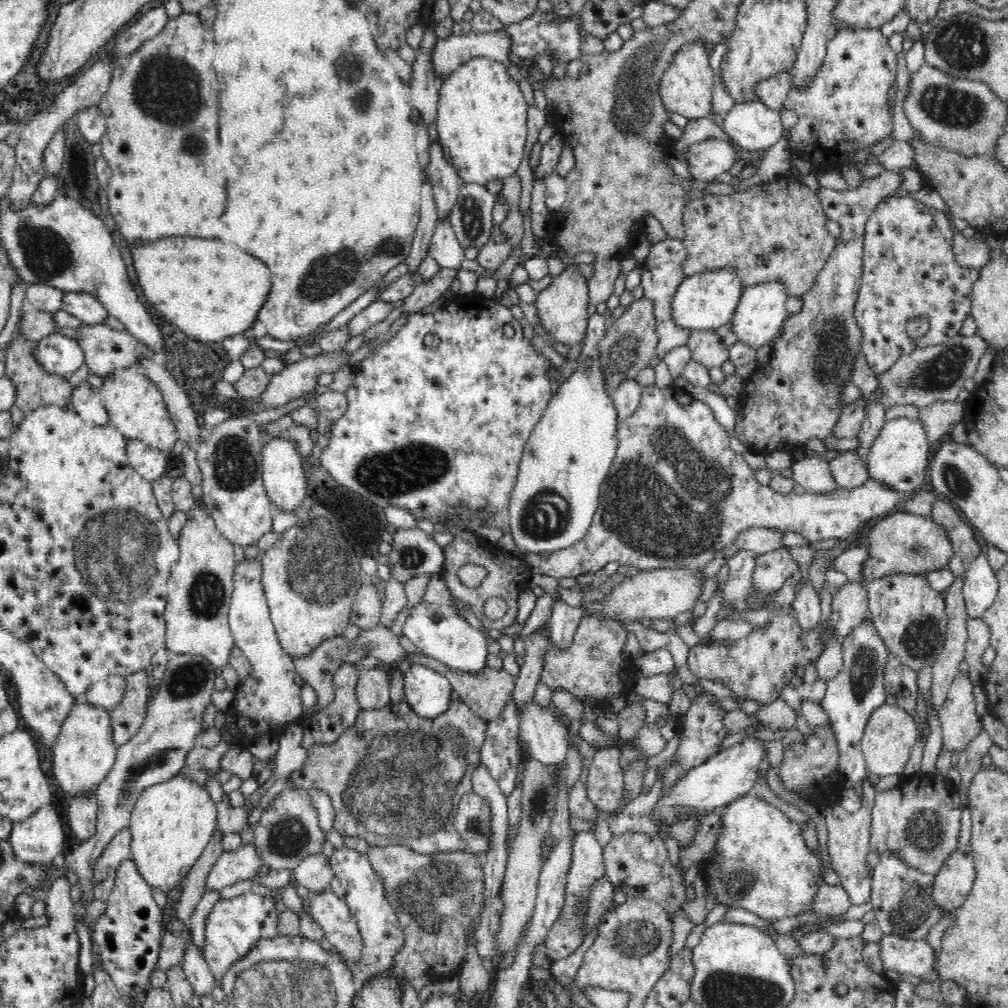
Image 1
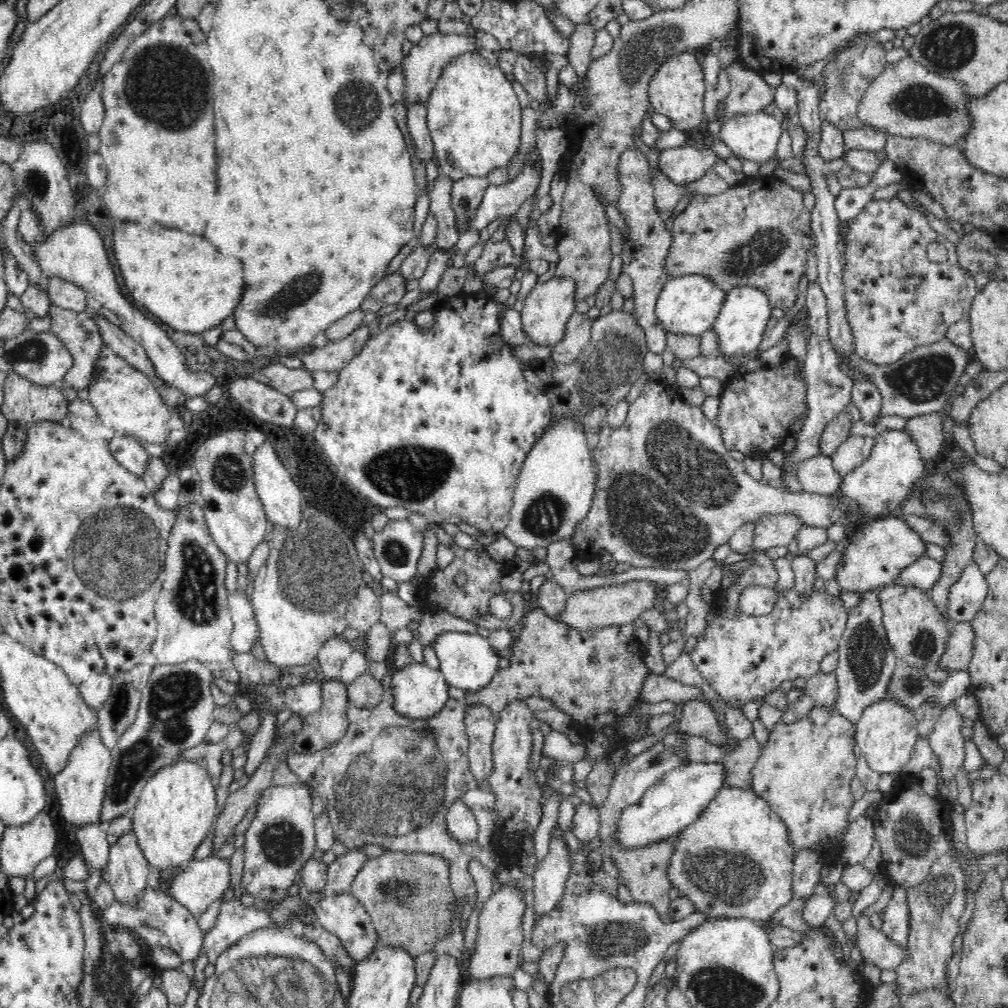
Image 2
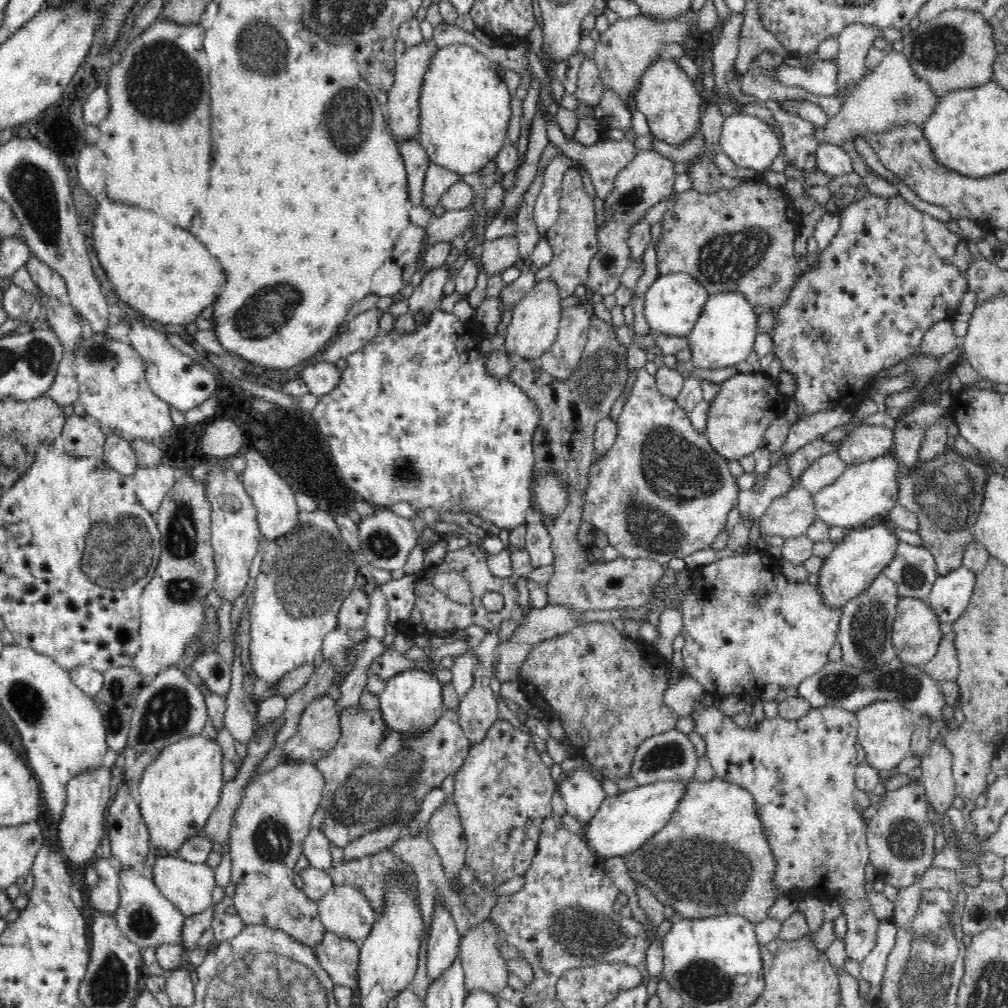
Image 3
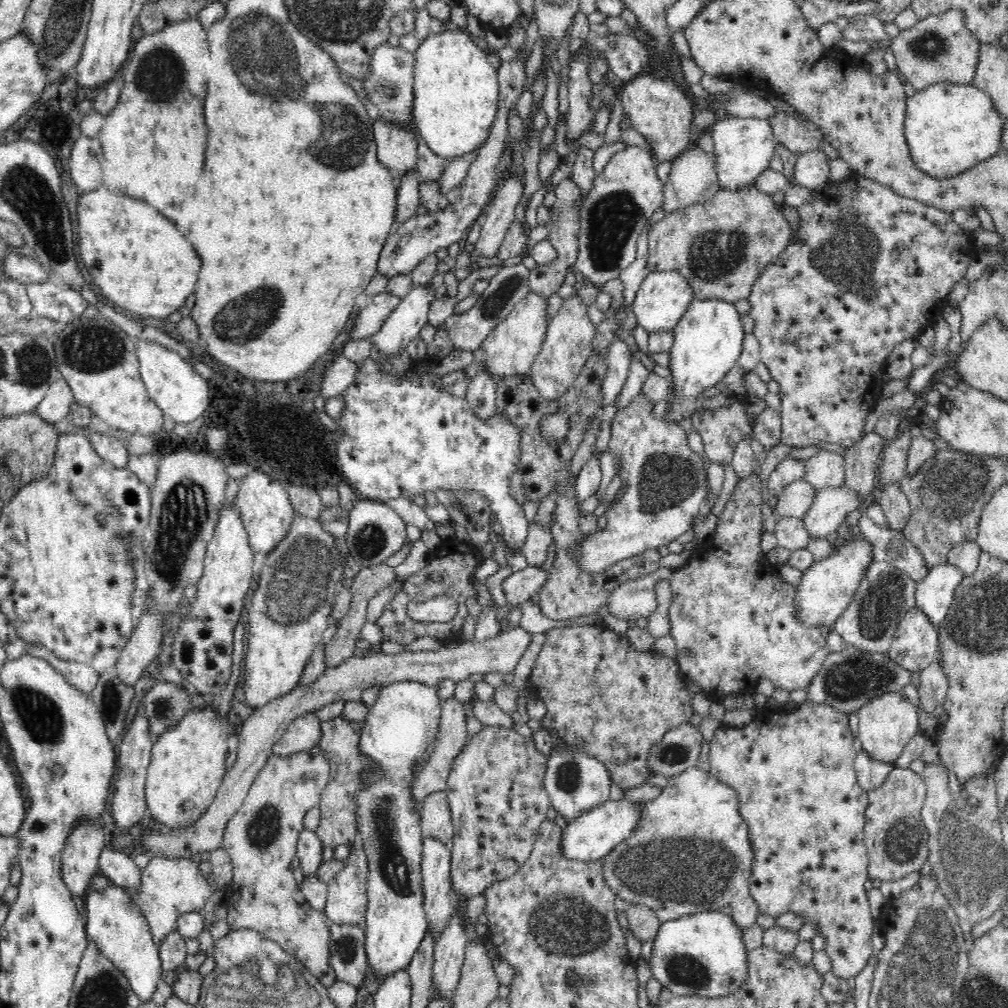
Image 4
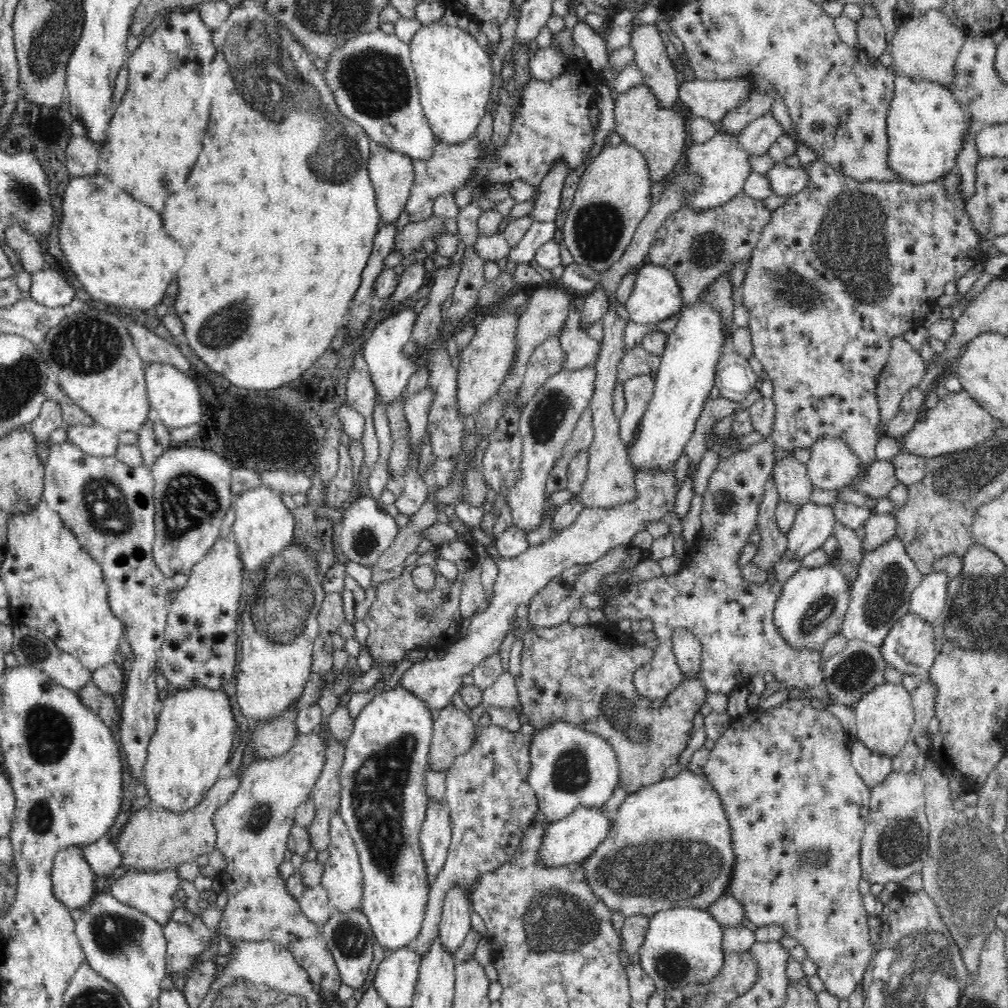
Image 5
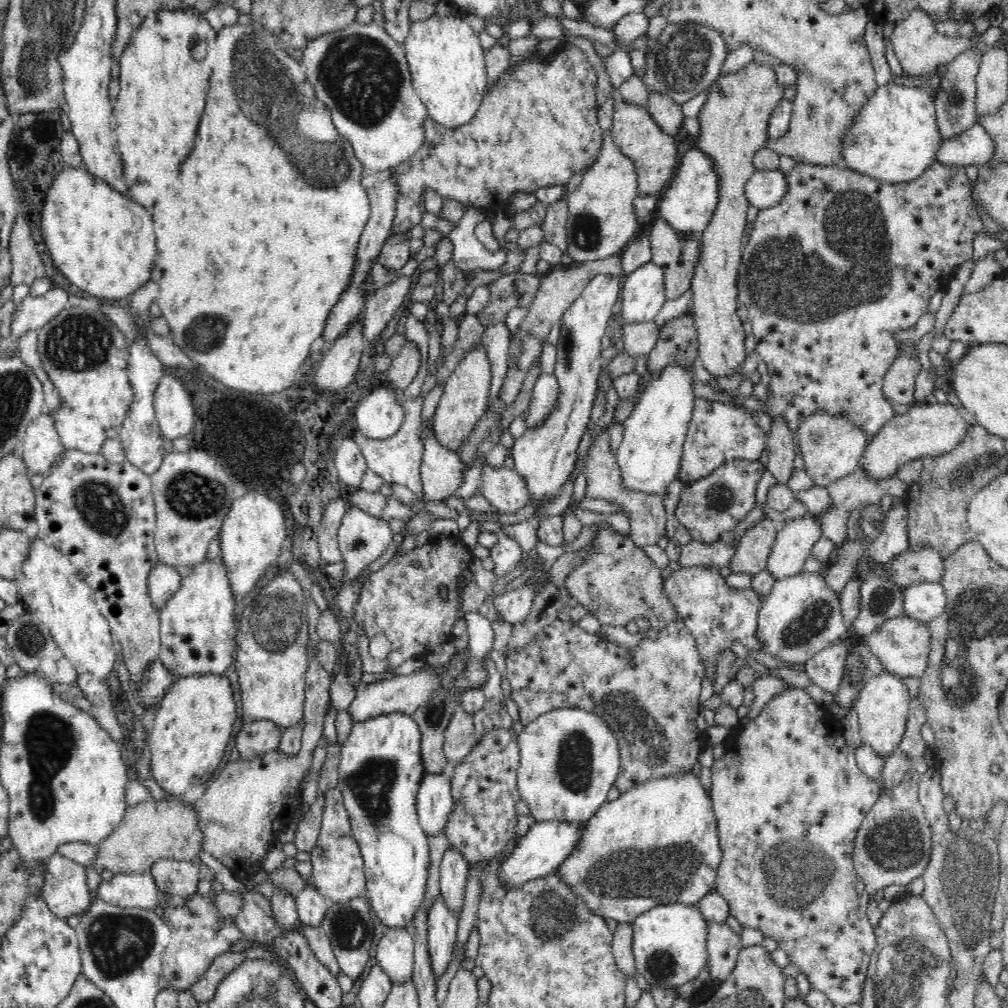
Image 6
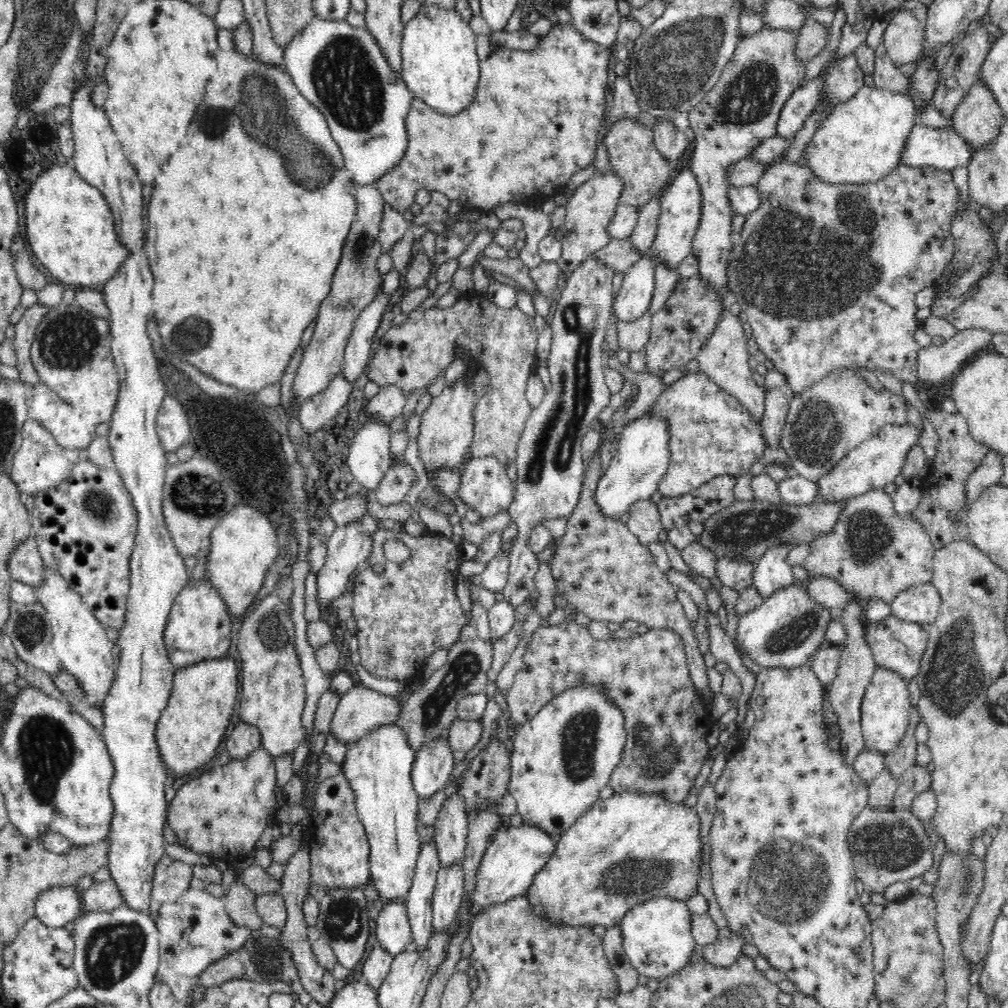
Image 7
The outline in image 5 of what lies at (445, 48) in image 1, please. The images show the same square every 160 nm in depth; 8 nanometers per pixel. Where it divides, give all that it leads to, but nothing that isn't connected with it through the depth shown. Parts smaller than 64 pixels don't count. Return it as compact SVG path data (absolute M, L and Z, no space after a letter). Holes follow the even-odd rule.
M379 147L369 158L368 175L374 185L376 207L380 211L378 226L396 221L411 195L414 182L413 158L402 152Z

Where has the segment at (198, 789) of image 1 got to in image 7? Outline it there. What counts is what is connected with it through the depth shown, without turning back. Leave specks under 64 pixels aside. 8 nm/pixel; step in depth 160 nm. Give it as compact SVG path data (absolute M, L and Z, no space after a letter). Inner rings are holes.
M227 656L202 660L175 671L172 692L158 719L155 735L164 764L169 772L176 773L176 778L209 764L216 756L234 714L238 675L236 661Z

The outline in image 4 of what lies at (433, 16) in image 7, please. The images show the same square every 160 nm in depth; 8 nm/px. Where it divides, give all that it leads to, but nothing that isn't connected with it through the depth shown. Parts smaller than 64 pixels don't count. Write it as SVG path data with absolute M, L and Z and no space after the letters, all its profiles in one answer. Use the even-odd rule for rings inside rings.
M460 30L420 39L414 64L414 116L420 138L442 158L460 158L482 147L498 110L497 70Z

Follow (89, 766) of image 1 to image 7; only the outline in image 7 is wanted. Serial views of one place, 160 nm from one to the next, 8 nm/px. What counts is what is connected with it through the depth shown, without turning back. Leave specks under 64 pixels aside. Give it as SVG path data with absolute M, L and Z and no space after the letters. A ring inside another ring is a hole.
M76 885L45 890L36 899L34 916L47 927L60 929L82 913Z

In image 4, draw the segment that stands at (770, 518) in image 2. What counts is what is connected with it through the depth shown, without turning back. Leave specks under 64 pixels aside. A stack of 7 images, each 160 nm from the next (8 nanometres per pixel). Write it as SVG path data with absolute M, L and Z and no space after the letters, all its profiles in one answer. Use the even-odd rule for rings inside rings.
M805 479L786 486L776 504L778 520L792 517L803 521L815 496L816 490Z

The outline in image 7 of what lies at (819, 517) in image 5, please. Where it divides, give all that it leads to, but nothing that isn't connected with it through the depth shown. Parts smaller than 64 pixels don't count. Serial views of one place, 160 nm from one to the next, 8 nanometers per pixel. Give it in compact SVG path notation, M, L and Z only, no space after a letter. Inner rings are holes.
M778 544L758 559L751 577L751 586L754 586L754 590L758 591L762 598L769 597L781 588L796 583L792 575L792 566L787 560L793 547L793 544Z

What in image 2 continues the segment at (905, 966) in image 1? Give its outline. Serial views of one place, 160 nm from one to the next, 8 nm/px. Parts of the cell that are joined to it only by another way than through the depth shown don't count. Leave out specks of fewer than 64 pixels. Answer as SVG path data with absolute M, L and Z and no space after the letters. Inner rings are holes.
M858 917L855 936L864 963L884 970L894 970L907 956L907 948L894 944L892 939L870 925L870 919Z

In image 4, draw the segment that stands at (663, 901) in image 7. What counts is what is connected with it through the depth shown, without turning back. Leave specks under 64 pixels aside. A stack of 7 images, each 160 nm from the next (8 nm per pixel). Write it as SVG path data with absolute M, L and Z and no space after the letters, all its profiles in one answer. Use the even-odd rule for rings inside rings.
M729 912L687 913L686 916L662 921L653 942L652 957L648 961L652 975L662 987L674 995L724 997L734 993L747 982L748 951L742 939L742 929L732 921Z

